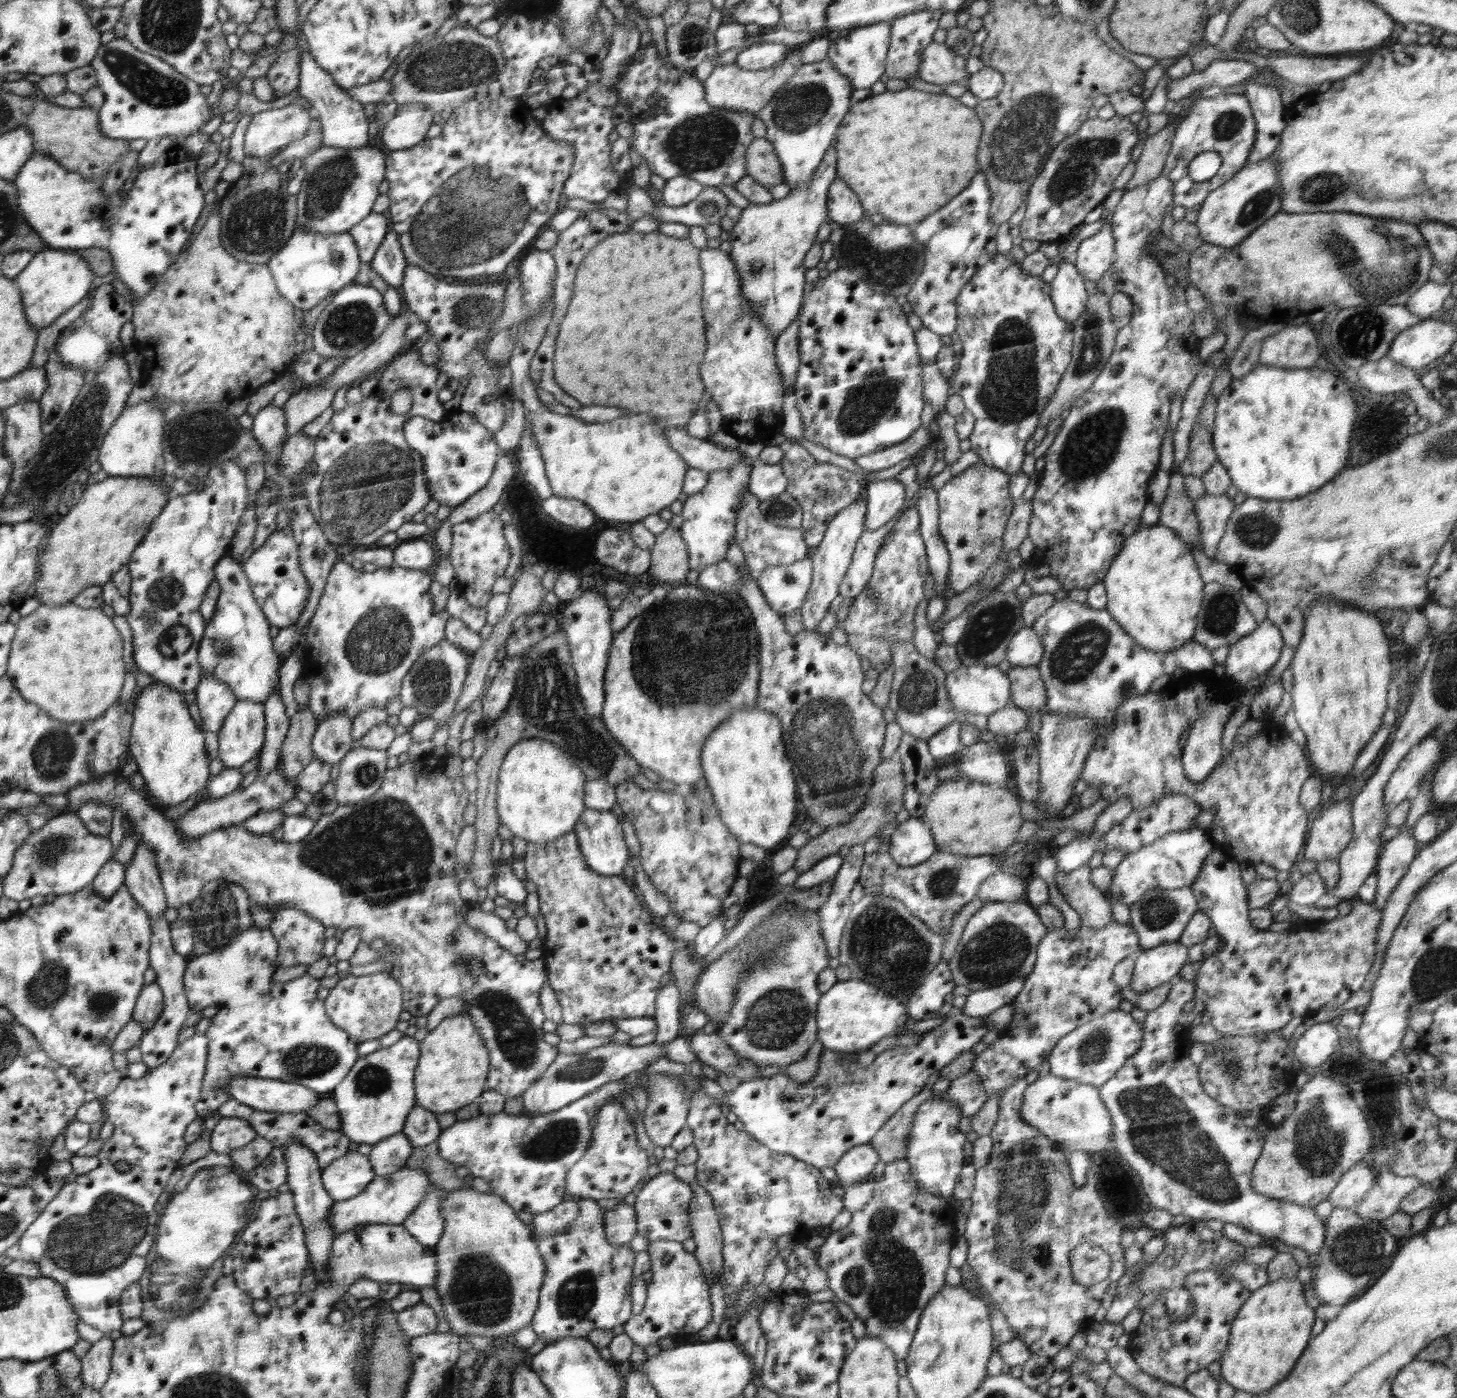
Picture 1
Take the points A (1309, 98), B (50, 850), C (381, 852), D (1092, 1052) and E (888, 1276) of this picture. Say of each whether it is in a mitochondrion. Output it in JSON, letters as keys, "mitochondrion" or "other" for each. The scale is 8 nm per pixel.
{"A":"other","B":"mitochondrion","C":"mitochondrion","D":"mitochondrion","E":"mitochondrion"}

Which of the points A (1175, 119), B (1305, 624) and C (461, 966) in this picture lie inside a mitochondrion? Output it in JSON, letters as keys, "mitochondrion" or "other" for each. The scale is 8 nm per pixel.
{"A":"other","B":"other","C":"other"}

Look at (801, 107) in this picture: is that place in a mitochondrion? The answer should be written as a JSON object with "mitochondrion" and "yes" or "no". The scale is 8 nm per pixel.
{"mitochondrion":"yes"}

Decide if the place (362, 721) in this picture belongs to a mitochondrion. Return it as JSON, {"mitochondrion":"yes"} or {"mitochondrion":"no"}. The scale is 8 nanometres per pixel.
{"mitochondrion":"no"}

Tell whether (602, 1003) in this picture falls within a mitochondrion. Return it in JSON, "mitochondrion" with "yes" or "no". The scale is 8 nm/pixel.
{"mitochondrion":"no"}

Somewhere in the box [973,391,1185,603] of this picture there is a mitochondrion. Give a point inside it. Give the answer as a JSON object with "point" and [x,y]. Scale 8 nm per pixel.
{"point":[1094,445]}

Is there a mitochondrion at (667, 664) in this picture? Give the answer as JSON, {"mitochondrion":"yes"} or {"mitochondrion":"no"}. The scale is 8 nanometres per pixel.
{"mitochondrion":"yes"}

